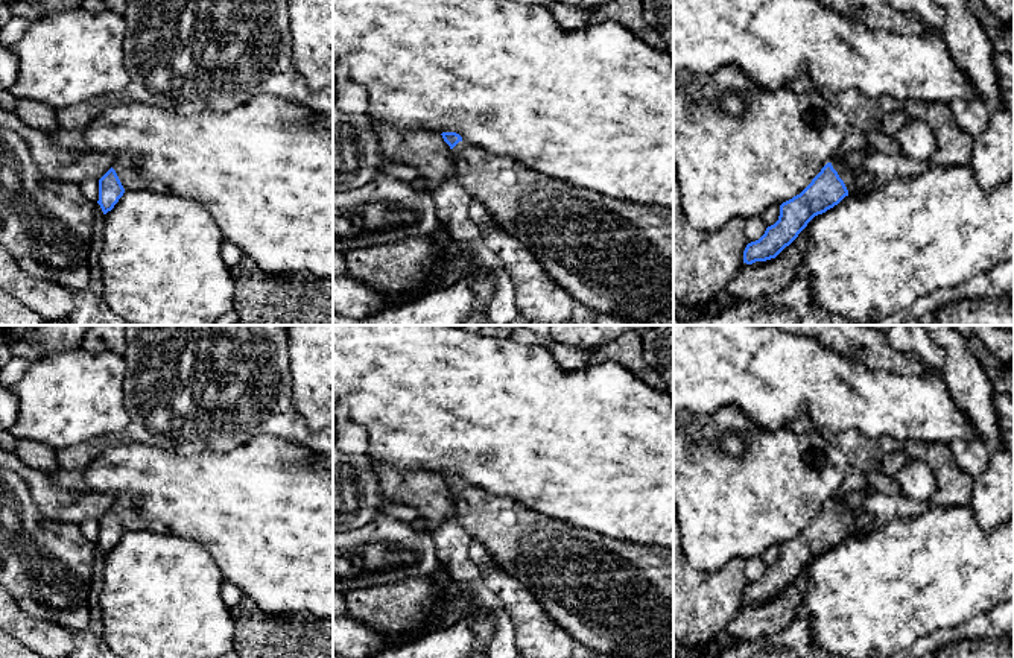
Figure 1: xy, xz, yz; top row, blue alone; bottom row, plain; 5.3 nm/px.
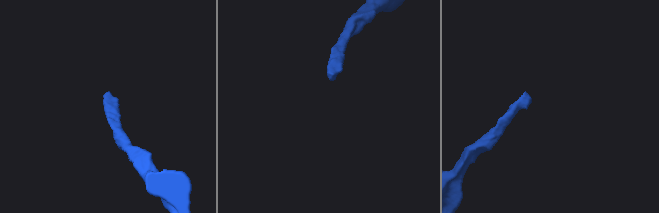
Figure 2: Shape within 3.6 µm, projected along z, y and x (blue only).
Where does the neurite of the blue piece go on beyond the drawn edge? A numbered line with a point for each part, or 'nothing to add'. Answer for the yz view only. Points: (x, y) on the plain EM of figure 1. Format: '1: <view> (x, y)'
1: yz (855, 520)

